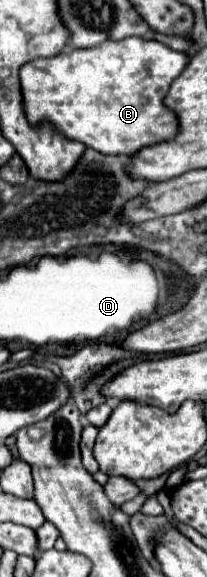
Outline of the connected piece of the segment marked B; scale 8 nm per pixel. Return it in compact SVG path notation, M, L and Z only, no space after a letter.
M130 36L96 48L70 48L52 58L38 58L20 68L24 110L30 124L52 122L66 138L80 140L102 154L134 156L146 146L172 140L178 118L164 104L174 78L188 64L186 52L176 52L154 38Z

